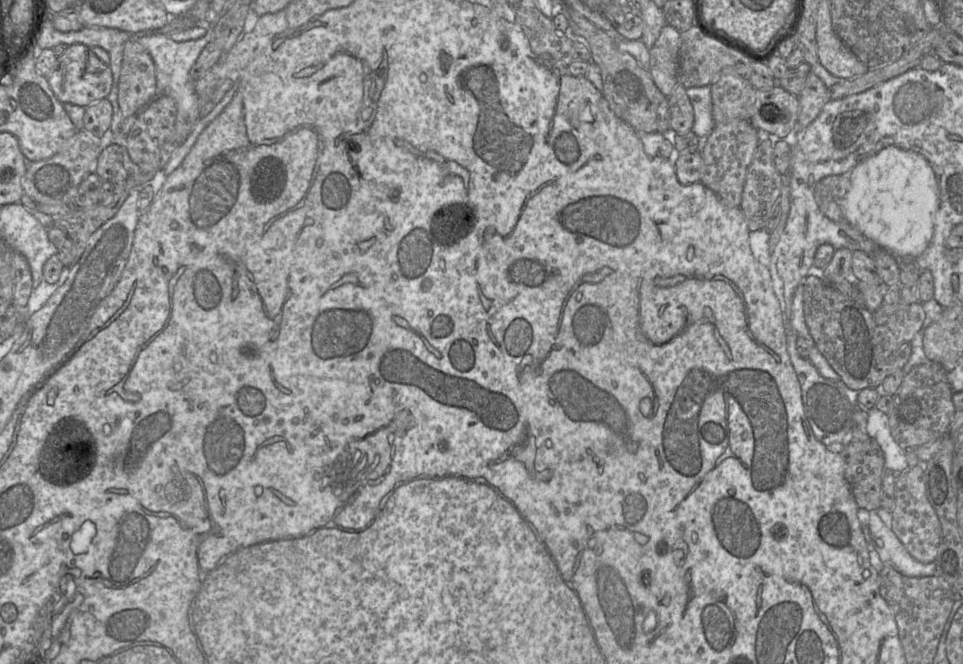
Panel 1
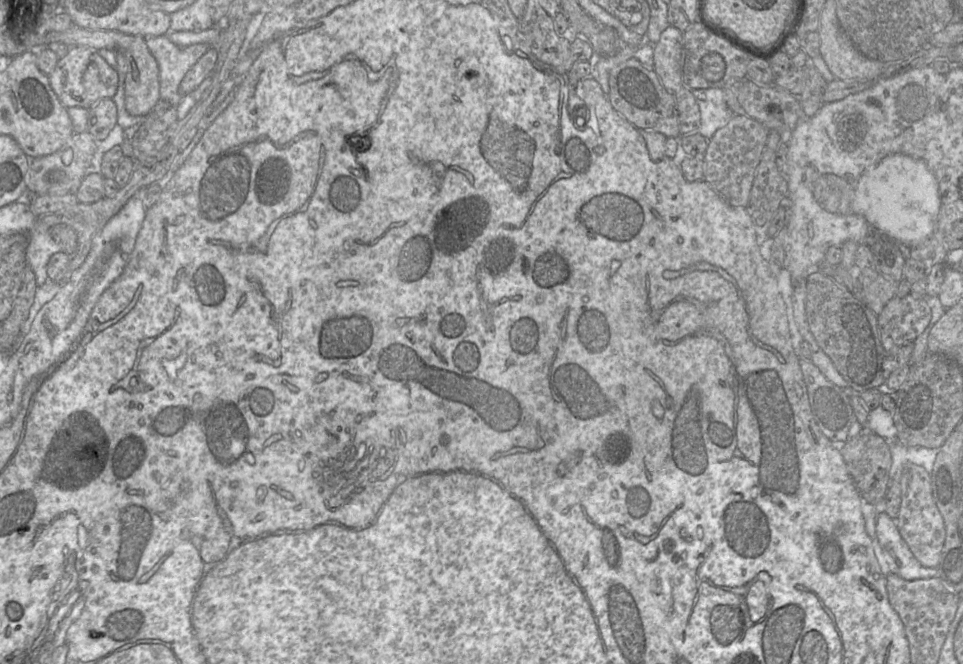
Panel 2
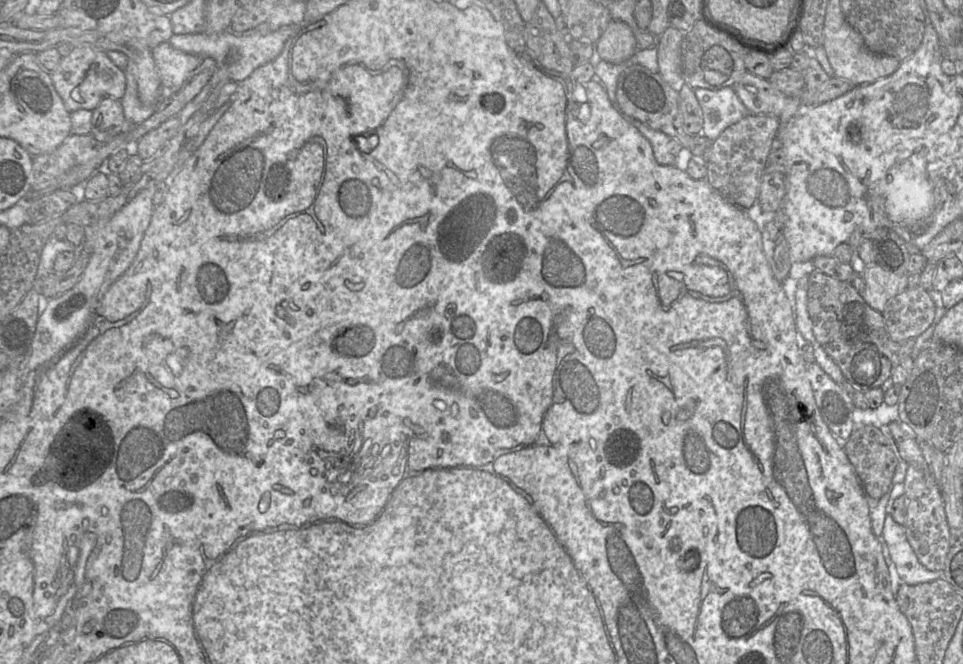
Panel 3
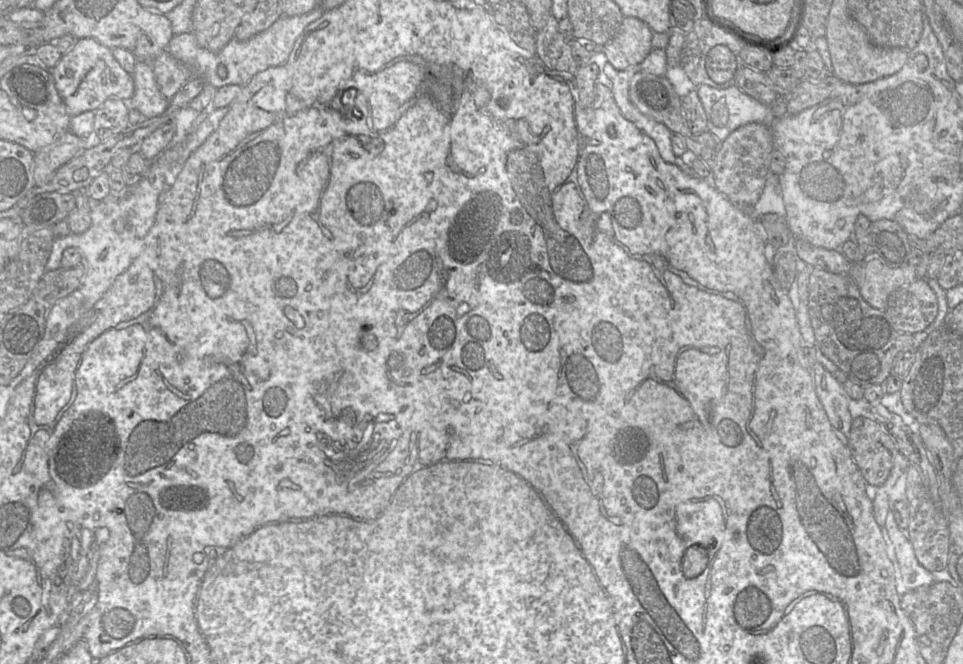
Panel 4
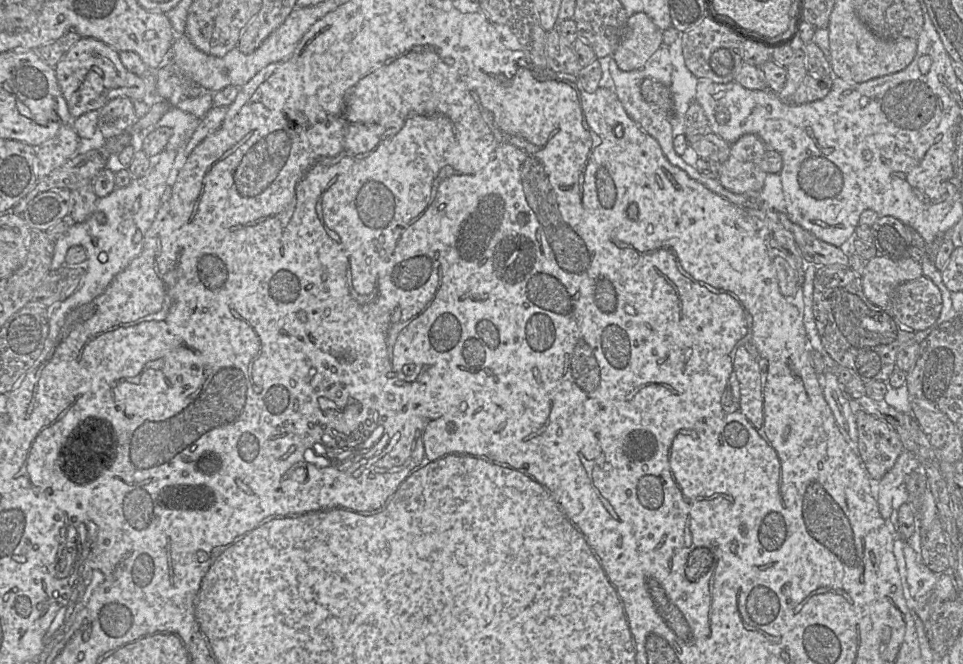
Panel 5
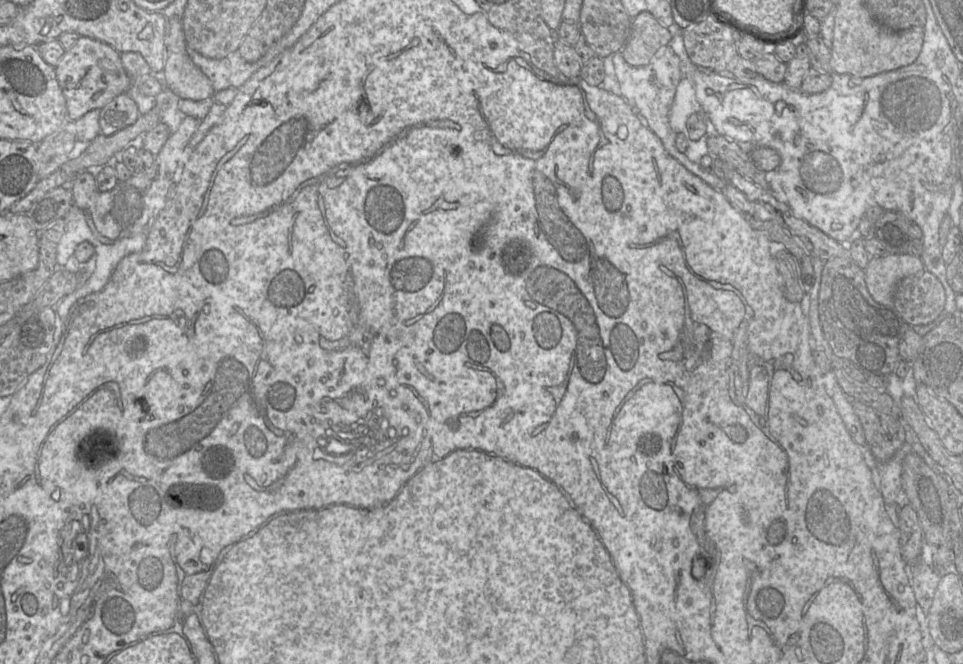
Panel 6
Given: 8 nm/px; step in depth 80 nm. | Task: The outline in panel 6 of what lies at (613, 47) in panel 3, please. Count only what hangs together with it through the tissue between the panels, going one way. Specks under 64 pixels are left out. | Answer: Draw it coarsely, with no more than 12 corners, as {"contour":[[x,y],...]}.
{"contour":[[650,12],[632,19],[621,50],[647,66],[672,34]]}

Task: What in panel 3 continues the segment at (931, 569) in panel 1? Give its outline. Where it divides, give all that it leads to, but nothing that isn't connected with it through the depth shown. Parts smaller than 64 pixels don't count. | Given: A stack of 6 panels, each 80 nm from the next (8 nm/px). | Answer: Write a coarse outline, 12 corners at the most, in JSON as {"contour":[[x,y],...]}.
{"contour":[[890,514],[882,537],[902,583],[942,579],[919,562],[904,527]]}

